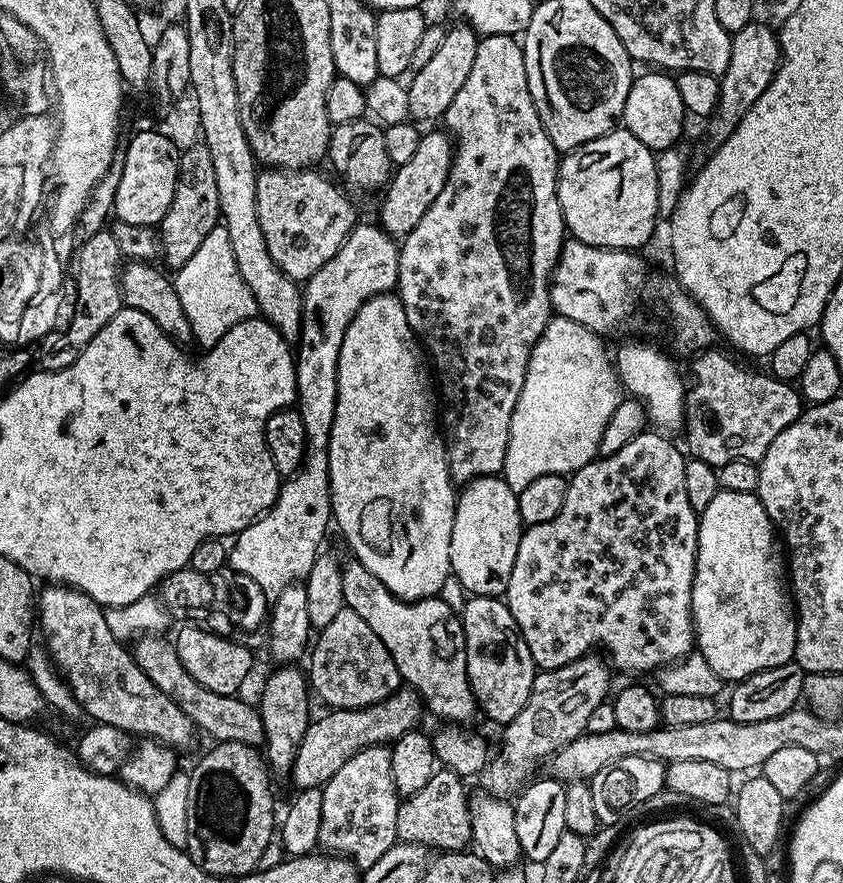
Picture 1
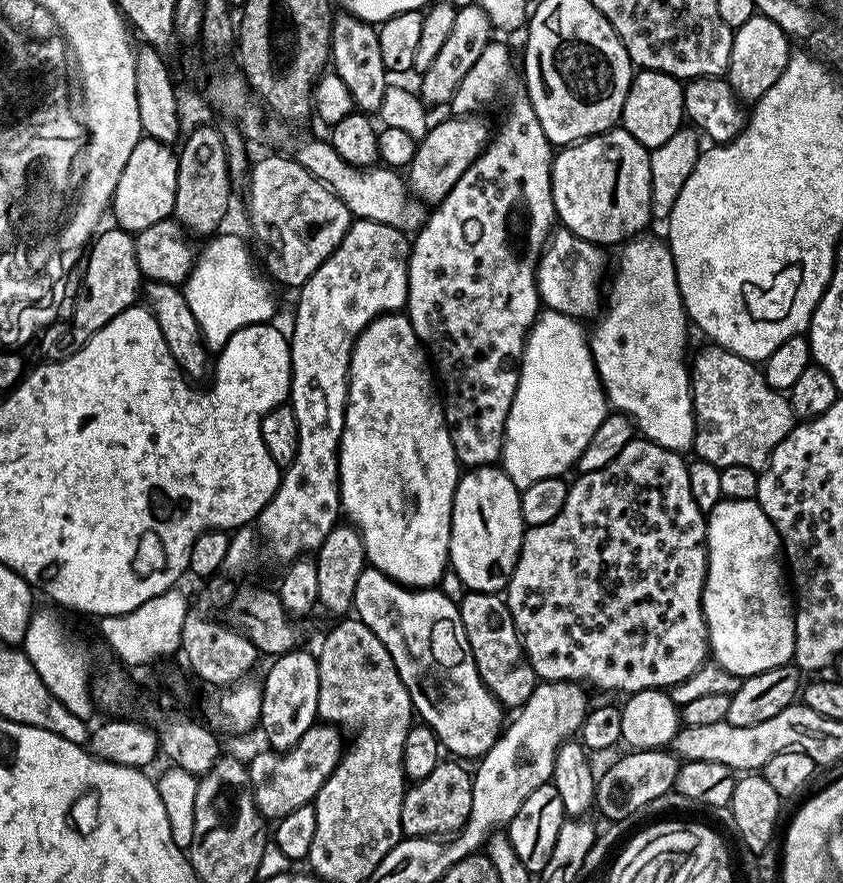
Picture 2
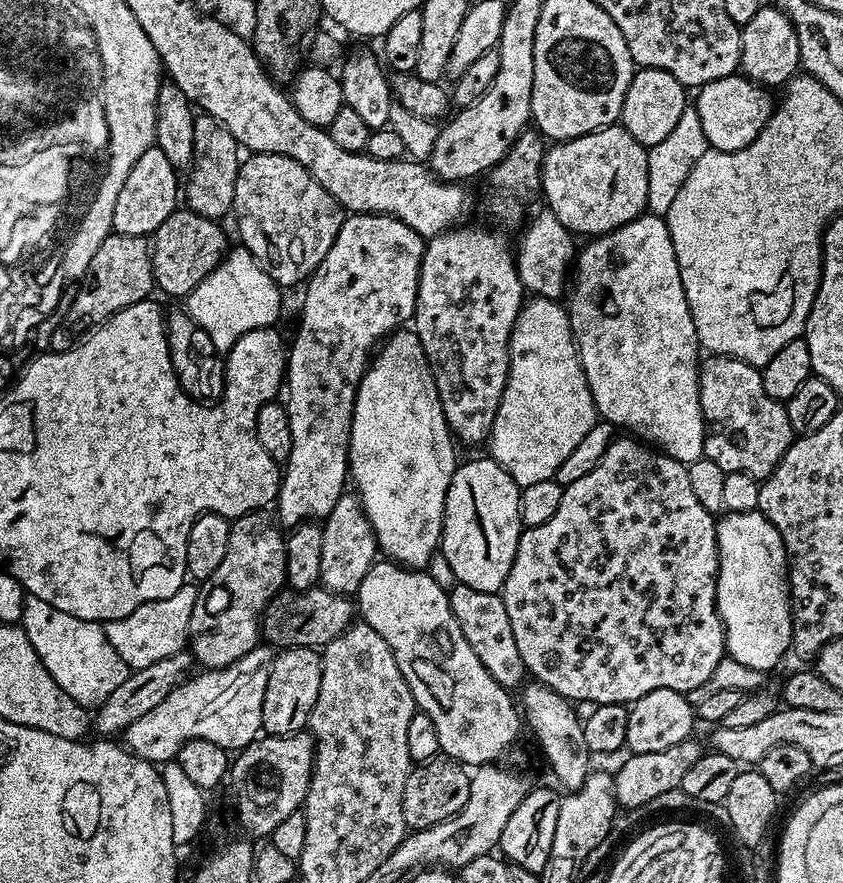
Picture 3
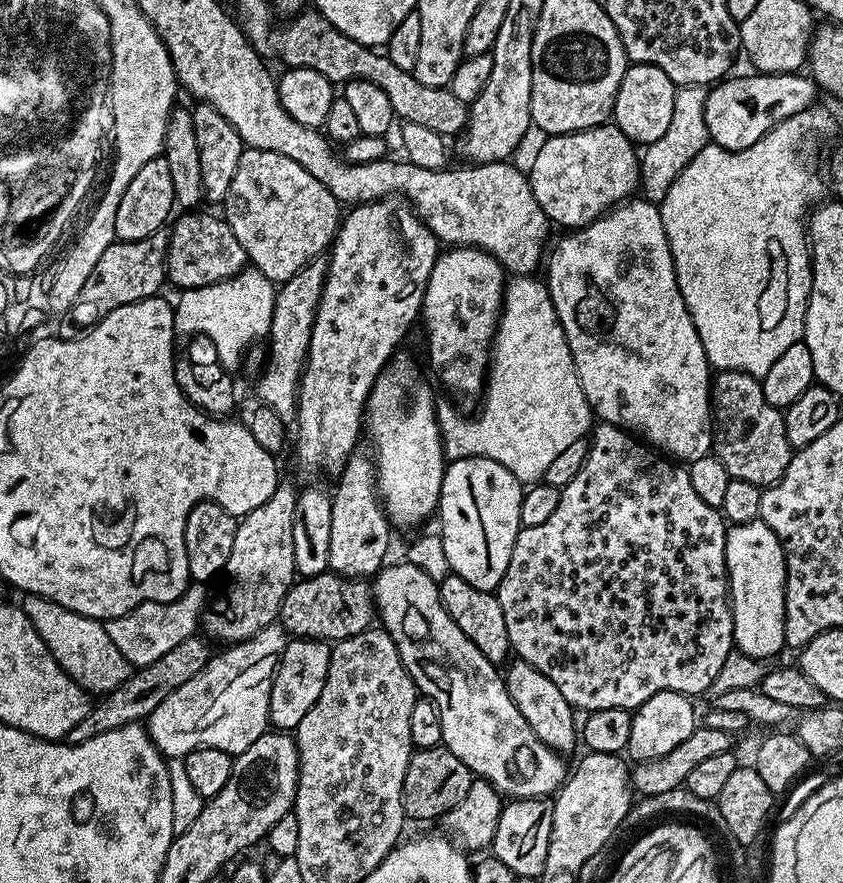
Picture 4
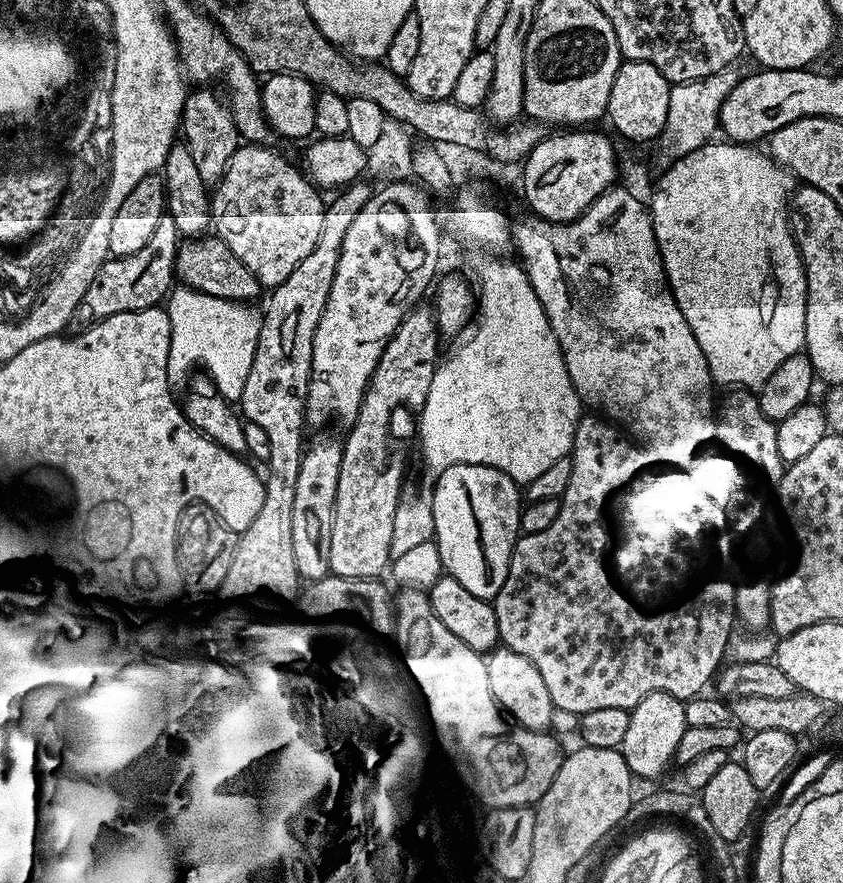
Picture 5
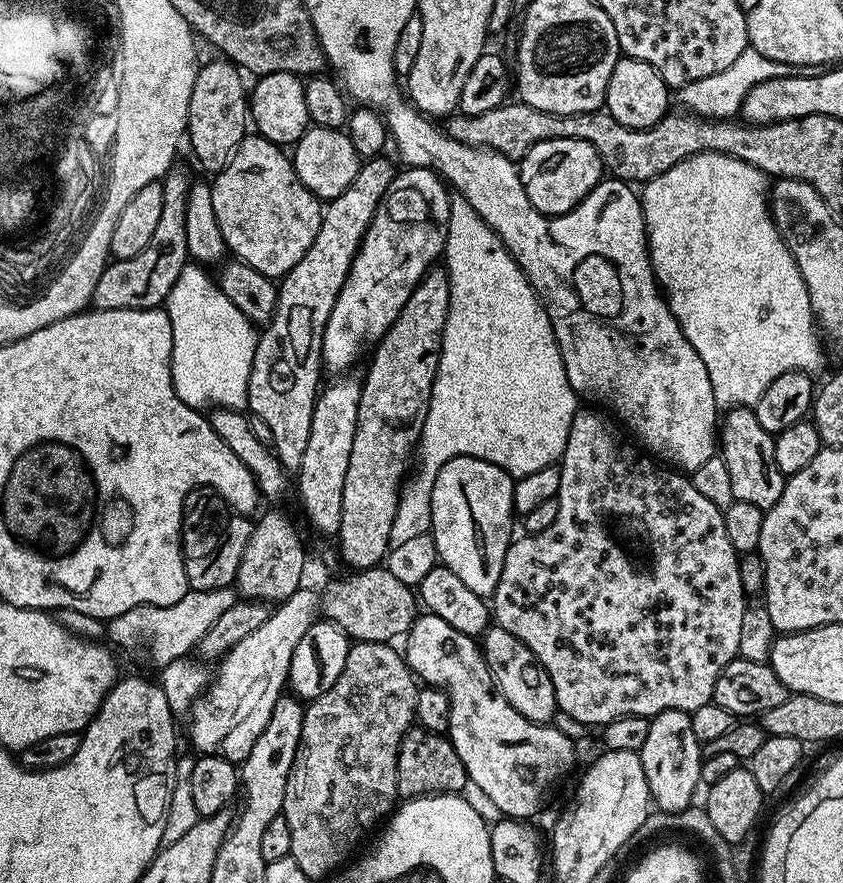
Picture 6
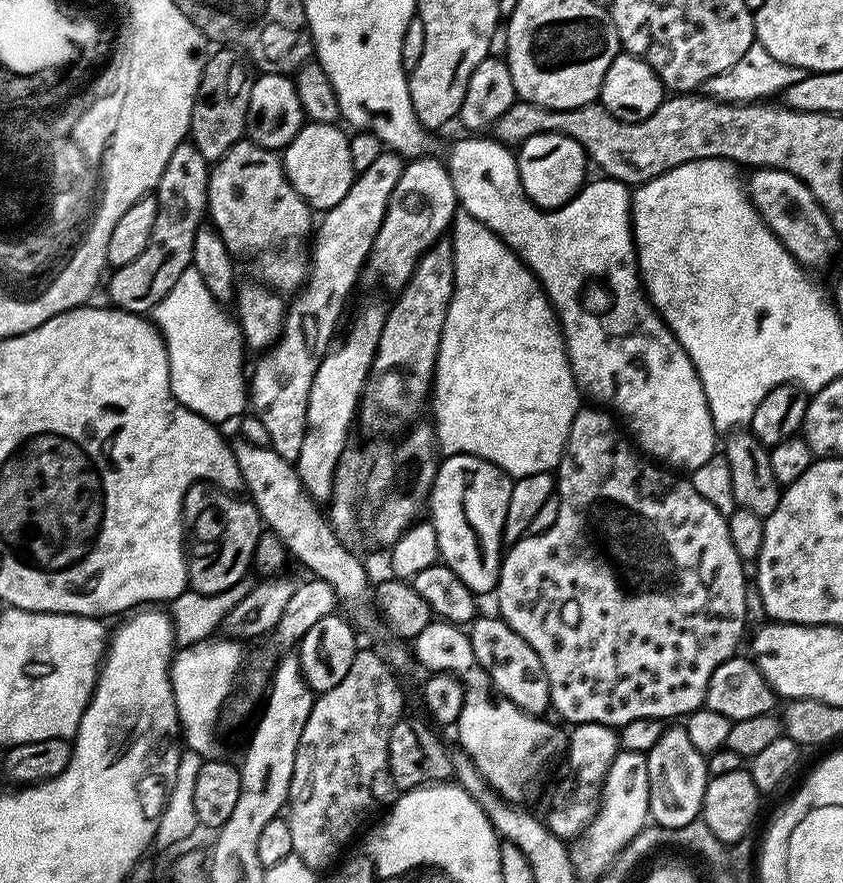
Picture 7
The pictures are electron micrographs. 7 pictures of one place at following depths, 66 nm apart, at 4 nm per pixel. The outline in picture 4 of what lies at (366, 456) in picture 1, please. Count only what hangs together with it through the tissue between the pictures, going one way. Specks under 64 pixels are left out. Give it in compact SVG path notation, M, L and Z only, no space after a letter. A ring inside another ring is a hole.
M400 359L389 360L374 382L368 395L364 424L367 439L368 436L372 439L376 491L389 525L408 528L422 523L439 509L446 457L436 420L437 397L432 397L431 390L420 381L415 362Z

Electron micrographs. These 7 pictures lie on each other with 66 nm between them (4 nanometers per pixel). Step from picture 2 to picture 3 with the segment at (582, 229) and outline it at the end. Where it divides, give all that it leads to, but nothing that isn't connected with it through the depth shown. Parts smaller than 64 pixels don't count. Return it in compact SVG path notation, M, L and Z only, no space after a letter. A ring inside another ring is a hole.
M622 126L599 128L597 132L591 132L573 140L553 143L544 154L544 164L540 168L540 183L542 185L542 193L544 192L545 198L548 199L547 207L556 215L558 222L562 222L562 226L568 228L569 232L573 234L581 232L584 238L603 236L605 232L613 232L618 226L638 218L645 211L647 206L647 151L644 145L639 144Z

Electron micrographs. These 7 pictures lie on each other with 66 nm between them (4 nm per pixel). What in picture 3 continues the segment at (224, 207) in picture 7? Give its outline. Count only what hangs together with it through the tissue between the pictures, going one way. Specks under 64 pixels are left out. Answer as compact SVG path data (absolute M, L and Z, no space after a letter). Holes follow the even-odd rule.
M257 152L249 155L240 165L238 182L234 182L234 202L231 215L236 216L236 228L240 231L239 243L281 286L307 281L326 258L330 246L338 238L338 230L346 219L345 209L305 168L298 166L294 158L282 154Z

